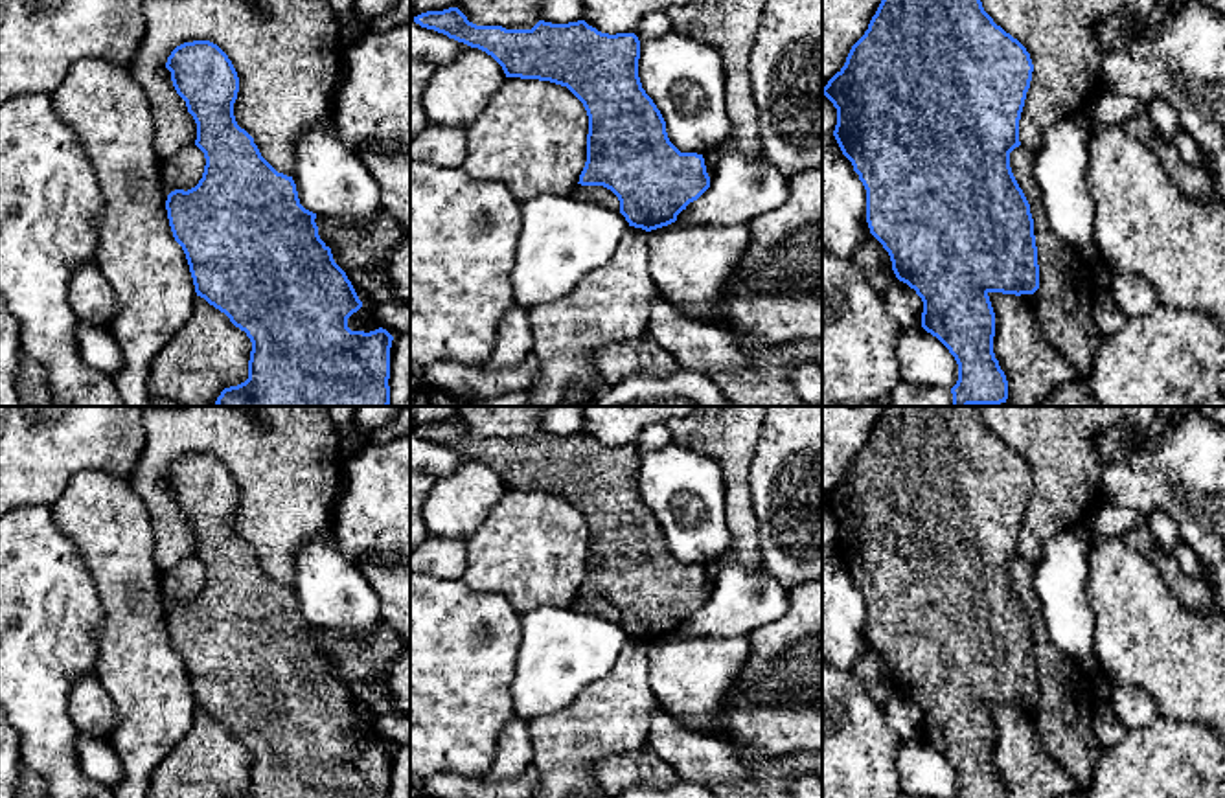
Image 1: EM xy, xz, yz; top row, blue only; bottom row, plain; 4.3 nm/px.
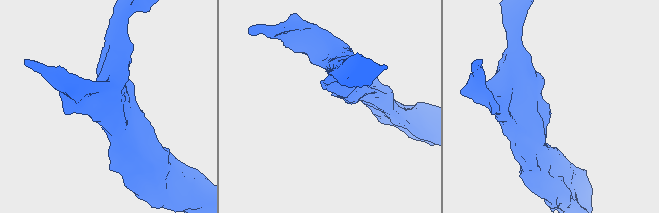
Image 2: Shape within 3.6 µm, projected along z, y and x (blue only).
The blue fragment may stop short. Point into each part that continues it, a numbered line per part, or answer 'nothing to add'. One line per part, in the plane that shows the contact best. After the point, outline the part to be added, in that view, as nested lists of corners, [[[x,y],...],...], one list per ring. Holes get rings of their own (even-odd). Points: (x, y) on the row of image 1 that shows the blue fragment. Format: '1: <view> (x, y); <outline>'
nothing to add

